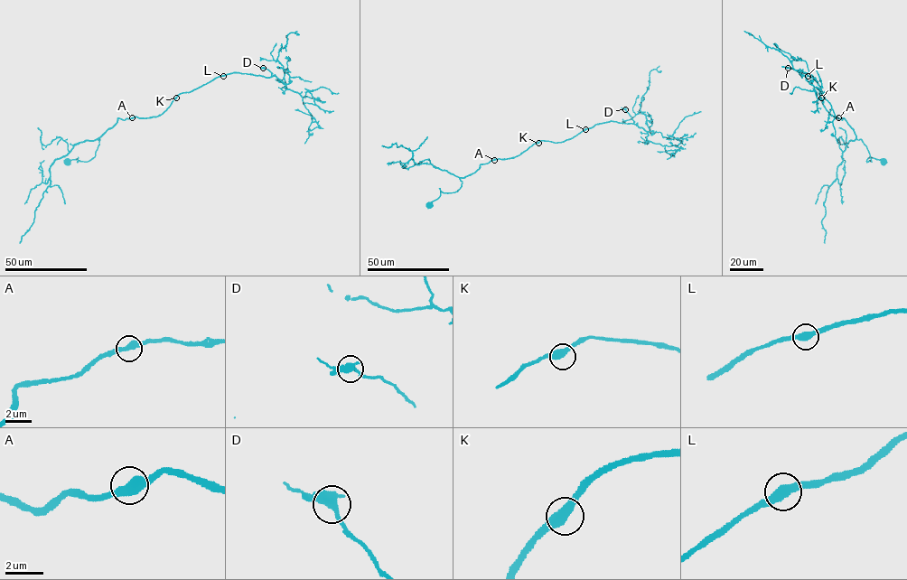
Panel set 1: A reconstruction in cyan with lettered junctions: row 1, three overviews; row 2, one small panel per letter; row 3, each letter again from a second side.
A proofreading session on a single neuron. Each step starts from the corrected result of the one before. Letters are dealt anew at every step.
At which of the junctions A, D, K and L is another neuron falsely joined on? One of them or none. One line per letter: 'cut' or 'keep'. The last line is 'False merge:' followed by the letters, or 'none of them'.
A: keep
D: keep
K: keep
L: keep
False merge: none of them

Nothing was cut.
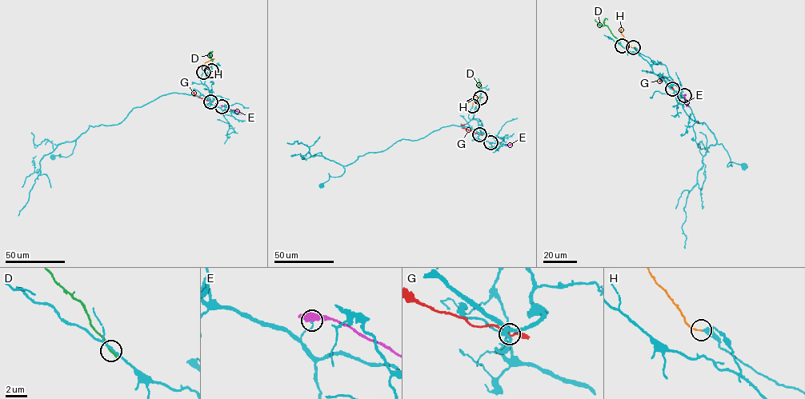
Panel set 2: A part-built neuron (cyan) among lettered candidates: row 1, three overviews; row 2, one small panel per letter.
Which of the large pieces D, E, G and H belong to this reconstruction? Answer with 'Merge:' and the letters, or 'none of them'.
Merge: H

